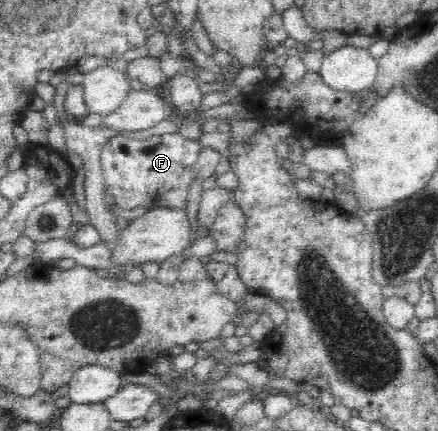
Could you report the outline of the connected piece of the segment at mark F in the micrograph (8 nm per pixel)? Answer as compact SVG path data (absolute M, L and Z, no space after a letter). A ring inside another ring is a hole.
M181 133L152 135L147 140L112 136L100 150L104 185L115 198L115 207L132 210L137 207L186 209L187 196L194 180L193 166L203 146Z

